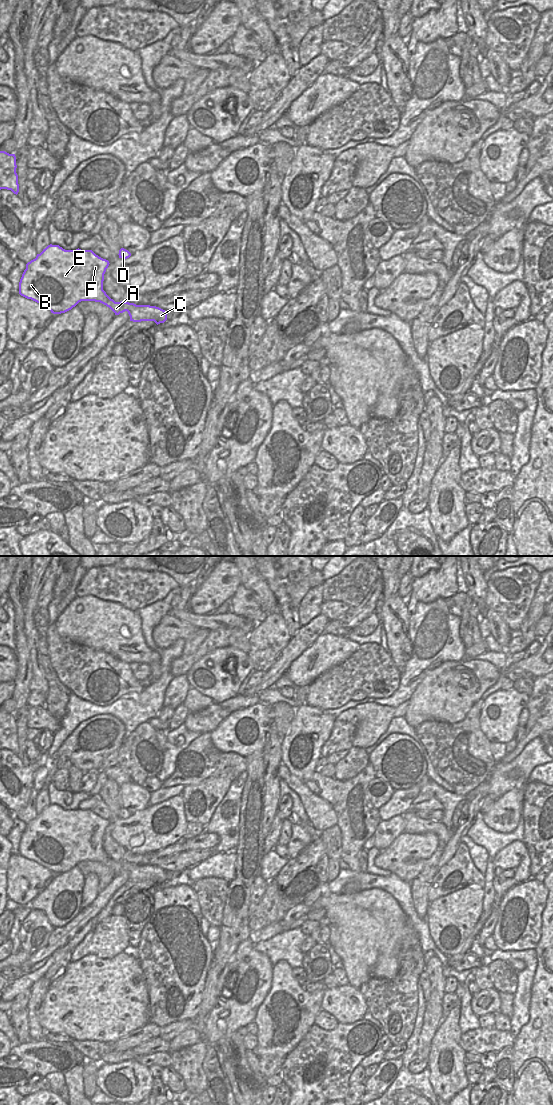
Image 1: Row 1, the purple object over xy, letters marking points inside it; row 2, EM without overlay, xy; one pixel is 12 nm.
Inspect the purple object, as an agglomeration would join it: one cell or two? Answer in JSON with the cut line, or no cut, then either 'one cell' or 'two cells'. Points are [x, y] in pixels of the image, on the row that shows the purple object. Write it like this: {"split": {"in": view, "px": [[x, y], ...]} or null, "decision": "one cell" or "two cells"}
{"split": null, "decision": "one cell"}

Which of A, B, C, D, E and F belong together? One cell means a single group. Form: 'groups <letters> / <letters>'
groups A B C D E F

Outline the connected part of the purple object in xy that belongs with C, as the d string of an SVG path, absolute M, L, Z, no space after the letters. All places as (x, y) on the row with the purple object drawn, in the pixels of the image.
M50 244L26 264L19 294L53 314L65 313L81 301L95 301L109 307L115 315L127 311L133 322L164 323L167 311L156 306L115 302L106 294L103 281L109 264L92 250L65 250Z

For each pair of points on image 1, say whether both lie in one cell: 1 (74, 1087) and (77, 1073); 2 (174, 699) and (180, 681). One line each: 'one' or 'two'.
1: one
2: one

